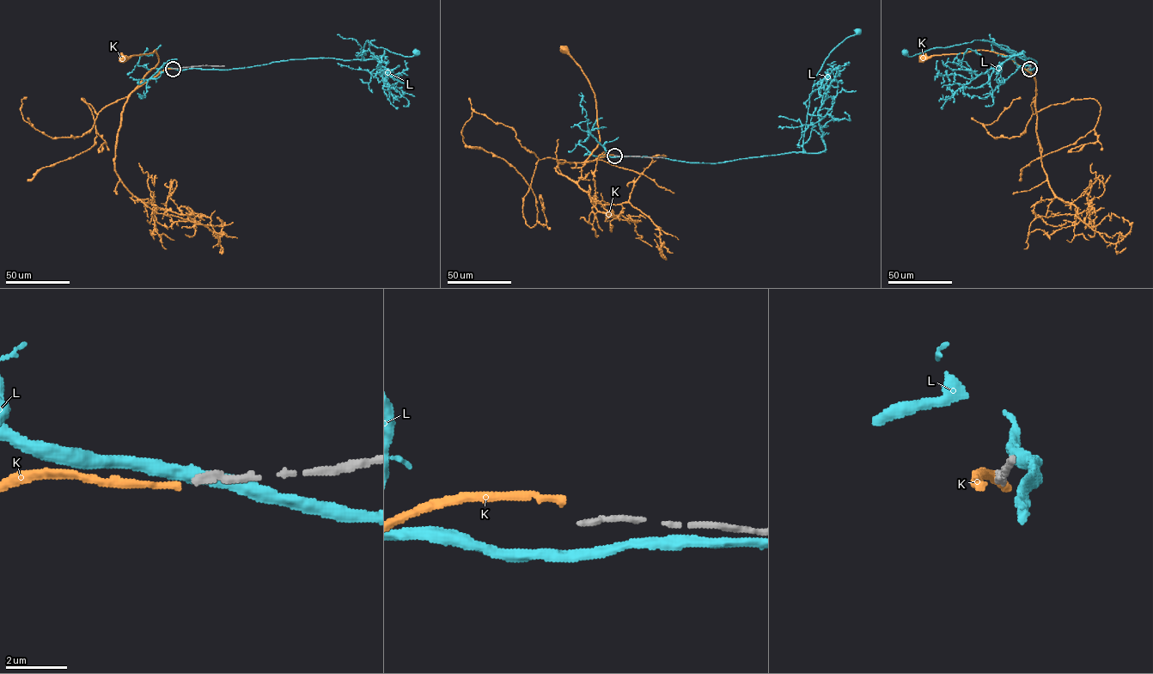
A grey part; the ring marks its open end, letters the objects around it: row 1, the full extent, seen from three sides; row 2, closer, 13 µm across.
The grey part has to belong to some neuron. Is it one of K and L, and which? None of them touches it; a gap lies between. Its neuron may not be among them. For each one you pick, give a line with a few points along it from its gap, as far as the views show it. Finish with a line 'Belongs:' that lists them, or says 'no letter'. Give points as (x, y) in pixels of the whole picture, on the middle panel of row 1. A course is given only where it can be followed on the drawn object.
Belongs: no letter

